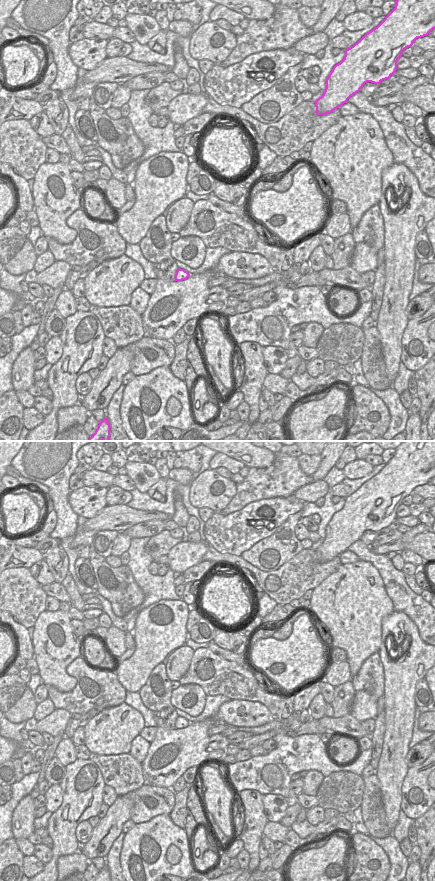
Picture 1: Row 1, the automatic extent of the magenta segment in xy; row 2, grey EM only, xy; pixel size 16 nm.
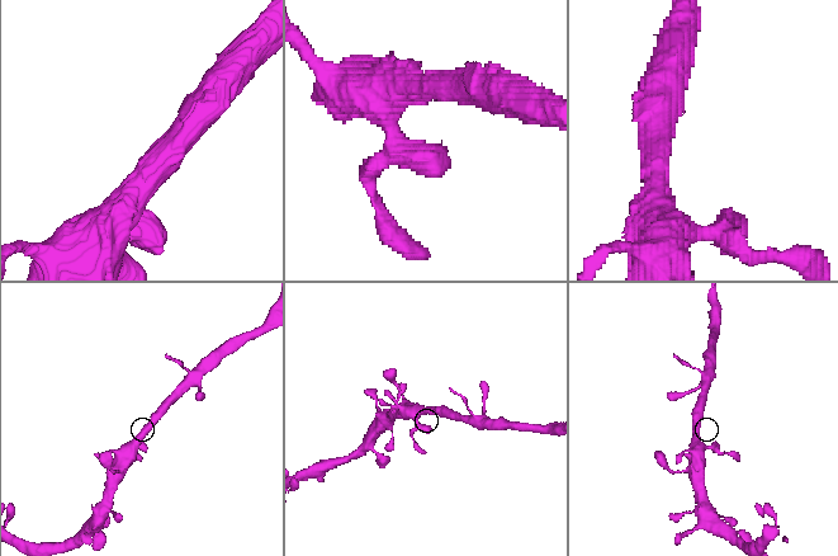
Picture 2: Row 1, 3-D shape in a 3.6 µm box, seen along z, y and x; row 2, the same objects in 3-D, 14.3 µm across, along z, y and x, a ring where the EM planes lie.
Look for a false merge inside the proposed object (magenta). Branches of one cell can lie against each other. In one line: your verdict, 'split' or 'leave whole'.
leave whole

